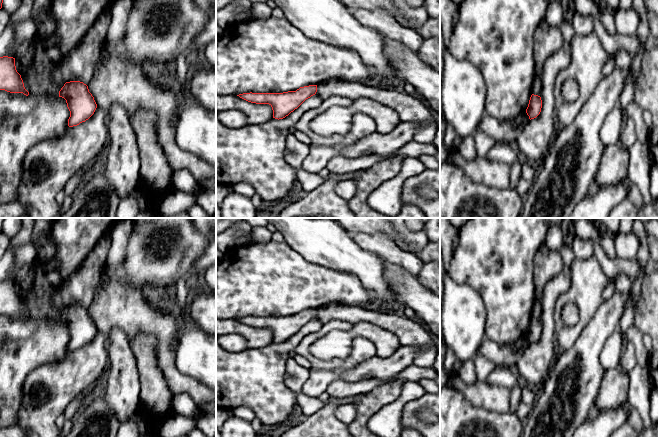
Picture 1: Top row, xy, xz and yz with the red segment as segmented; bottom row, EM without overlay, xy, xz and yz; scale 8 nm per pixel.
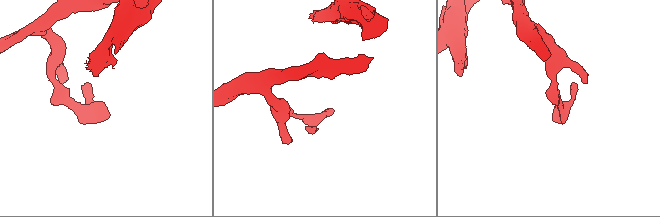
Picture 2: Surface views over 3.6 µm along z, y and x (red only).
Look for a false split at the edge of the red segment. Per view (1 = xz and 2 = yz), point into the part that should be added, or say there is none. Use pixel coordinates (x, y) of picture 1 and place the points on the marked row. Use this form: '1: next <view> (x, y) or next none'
1: next none
2: next none

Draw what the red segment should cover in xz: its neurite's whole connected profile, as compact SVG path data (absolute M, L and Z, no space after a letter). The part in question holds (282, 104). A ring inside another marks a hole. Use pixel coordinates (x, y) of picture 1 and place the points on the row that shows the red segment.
M317 85L300 87L296 91L283 93L243 93L240 98L256 104L269 104L273 110L273 118L283 119L297 109L306 99L315 95Z

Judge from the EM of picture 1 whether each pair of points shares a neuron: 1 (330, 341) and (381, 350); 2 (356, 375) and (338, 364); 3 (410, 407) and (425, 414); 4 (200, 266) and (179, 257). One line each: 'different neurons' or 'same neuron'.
1: same neuron
2: different neurons
3: different neurons
4: different neurons

